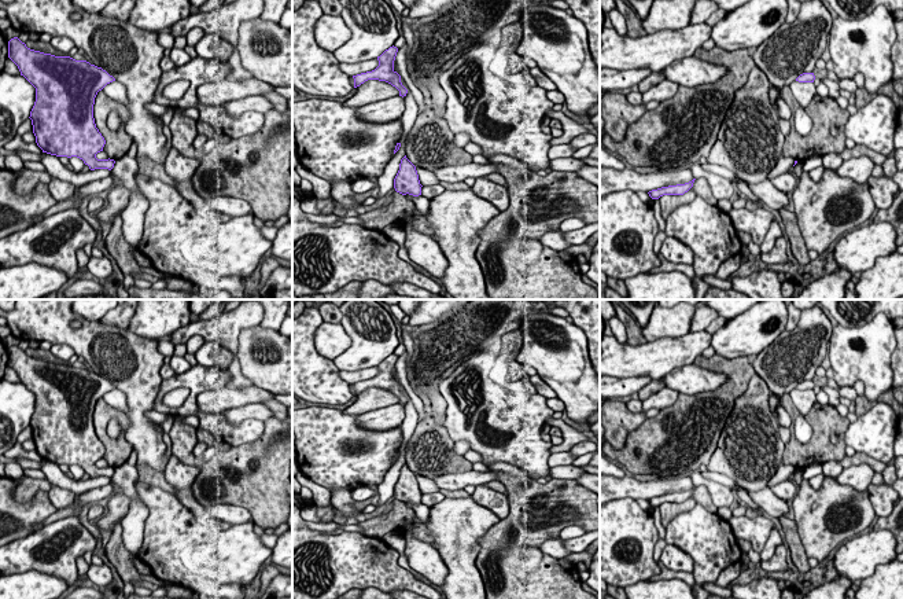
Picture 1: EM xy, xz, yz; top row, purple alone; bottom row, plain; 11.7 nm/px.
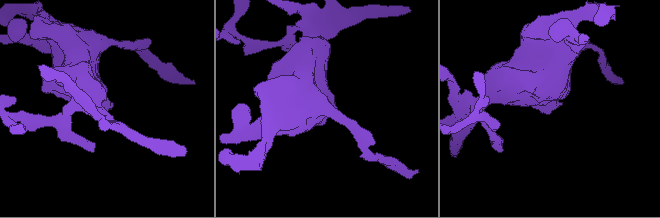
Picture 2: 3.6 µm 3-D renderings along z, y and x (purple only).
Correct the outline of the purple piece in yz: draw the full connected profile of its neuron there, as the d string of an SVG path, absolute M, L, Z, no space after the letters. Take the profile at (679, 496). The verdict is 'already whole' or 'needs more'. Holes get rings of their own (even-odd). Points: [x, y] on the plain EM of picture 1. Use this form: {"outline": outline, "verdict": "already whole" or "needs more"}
{"outline": "M696 486L685 492L677 492L677 493L668 493L668 495L652 497L648 501L652 507L659 507L663 503L683 503L693 495L694 488Z", "verdict": "already whole"}

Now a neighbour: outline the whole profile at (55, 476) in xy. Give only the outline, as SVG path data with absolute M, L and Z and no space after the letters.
M41 460L41 468L40 468L47 479L59 488L67 489L73 492L74 495L81 495L85 492L89 492L95 488L104 486L111 484L111 478L108 477L95 477L88 479L74 479L70 478L64 471L59 468L59 464L51 463L47 460Z

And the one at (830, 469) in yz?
M830 460L830 462L826 462L826 463L822 463L822 468L823 468L823 475L825 477L838 477L841 474L841 471L844 470L841 463L840 462L834 462L834 460Z

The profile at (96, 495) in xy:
M114 484L95 488L89 492L81 493L78 497L78 504L84 507L85 504L100 503L103 499L110 499L118 488Z

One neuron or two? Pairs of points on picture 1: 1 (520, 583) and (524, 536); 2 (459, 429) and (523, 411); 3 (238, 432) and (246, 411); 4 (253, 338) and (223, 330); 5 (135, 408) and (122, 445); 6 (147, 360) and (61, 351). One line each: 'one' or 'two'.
1: one
2: one
3: two
4: two
5: two
6: two

